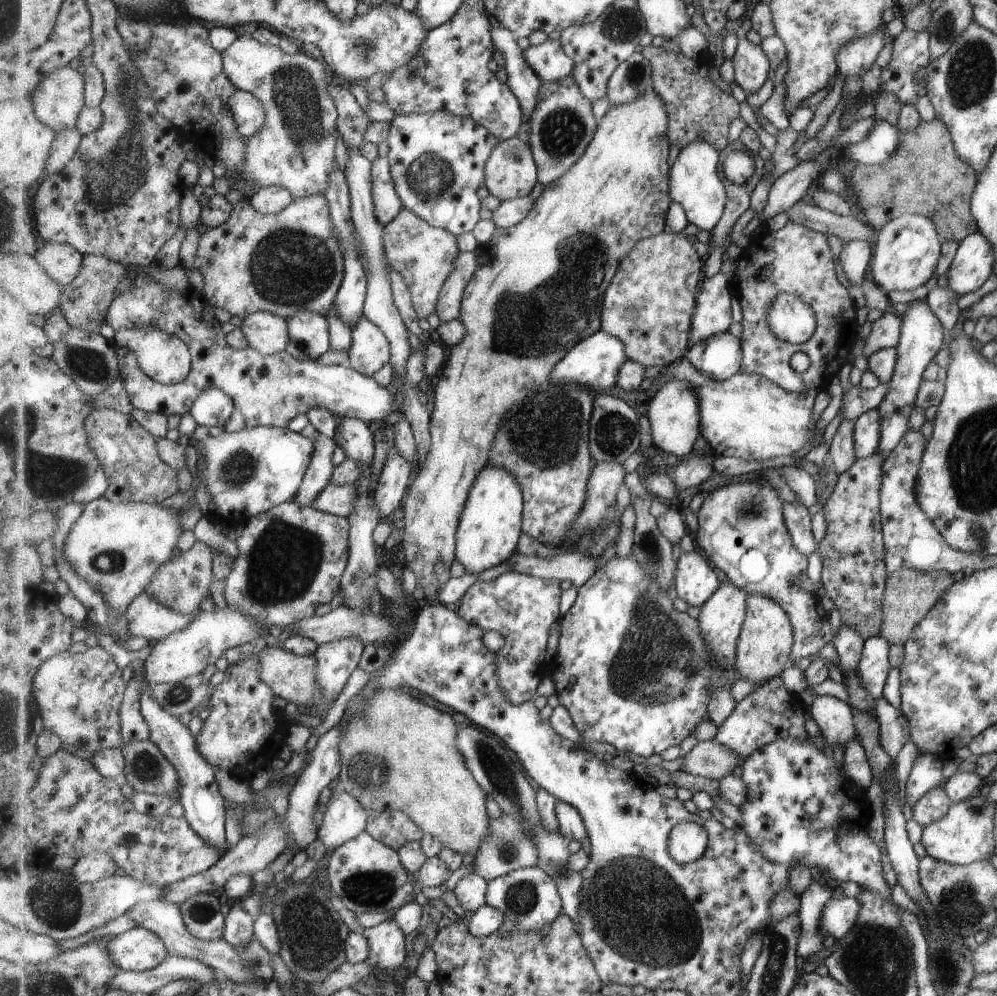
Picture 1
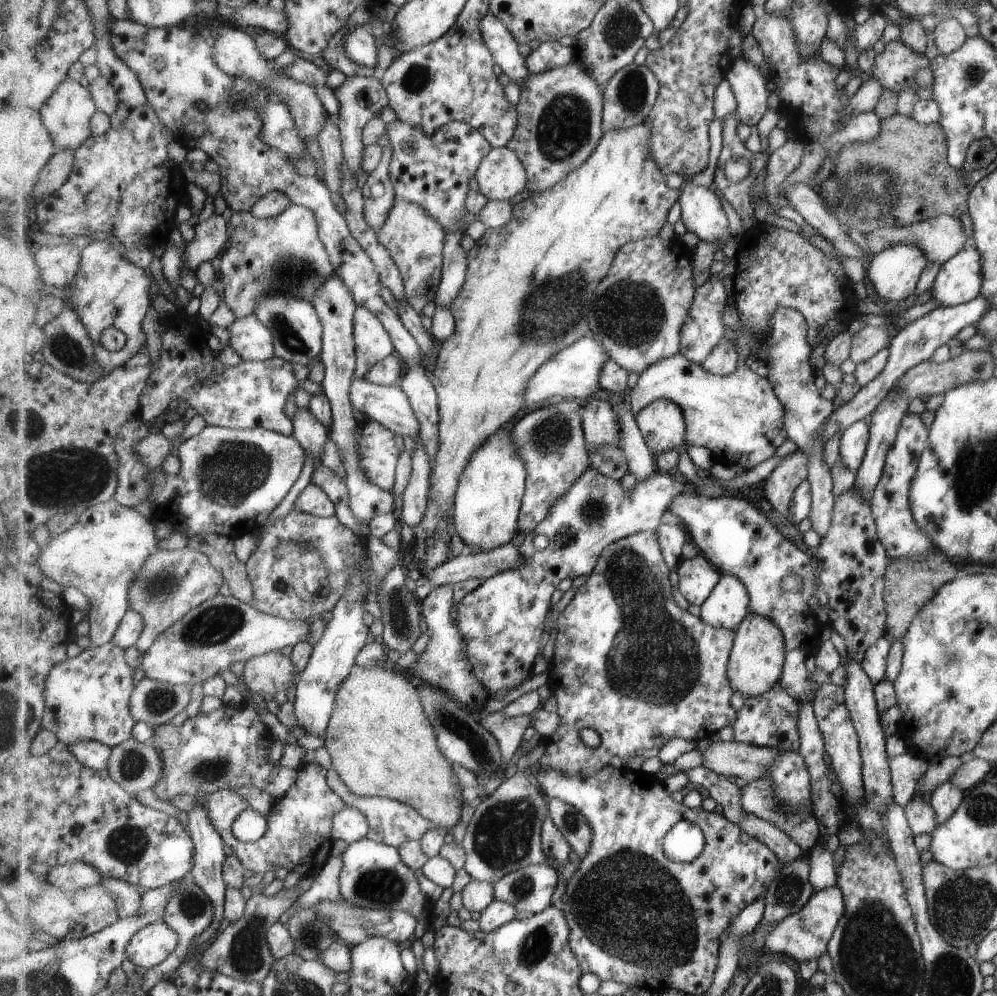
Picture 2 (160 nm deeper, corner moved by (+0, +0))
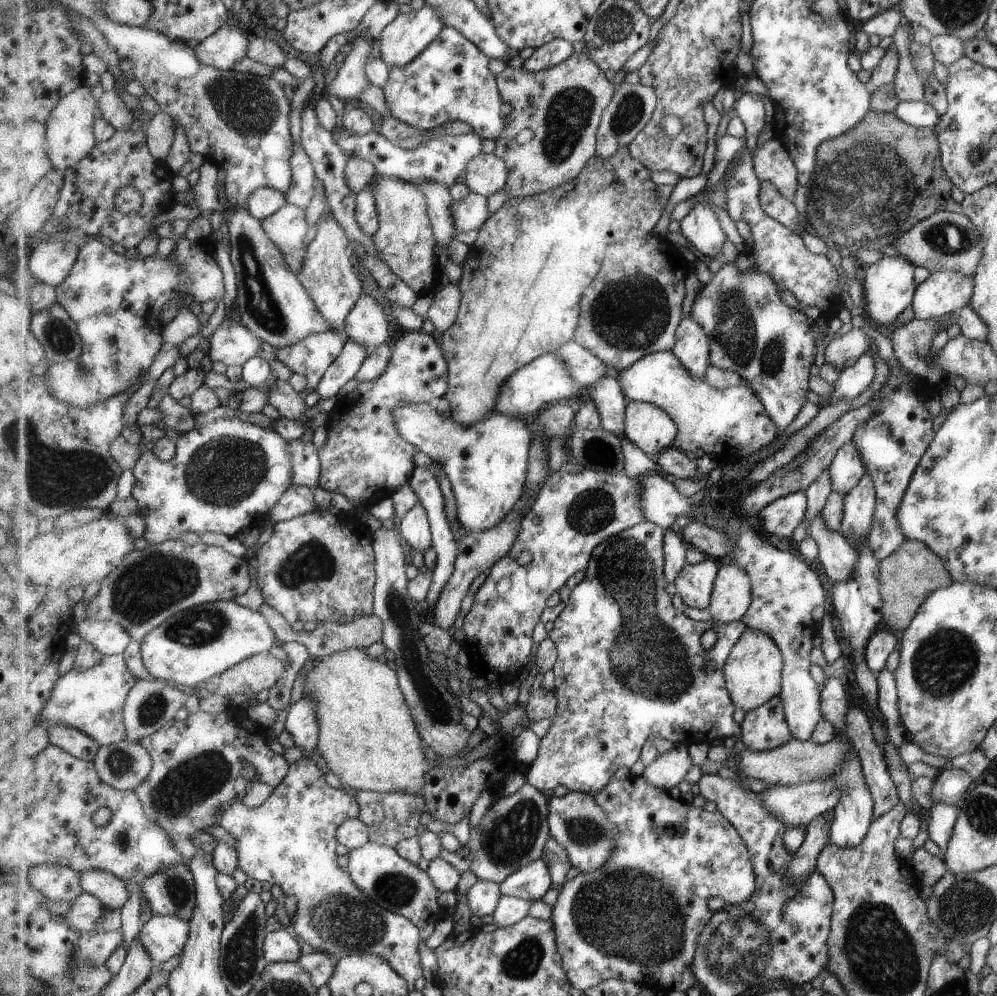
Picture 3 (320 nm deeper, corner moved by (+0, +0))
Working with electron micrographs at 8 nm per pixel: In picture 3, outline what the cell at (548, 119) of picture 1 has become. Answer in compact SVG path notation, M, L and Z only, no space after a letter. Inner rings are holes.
M575 51L566 61L555 65L553 68L548 68L539 72L531 72L527 70L524 66L515 69L509 66L498 74L497 82L500 86L500 91L502 92L502 97L505 102L511 104L512 111L504 118L505 128L504 133L495 141L494 153L501 157L508 164L509 167L509 178L508 183L505 186L505 192L507 192L507 198L511 197L528 197L539 193L547 192L548 190L557 188L570 180L576 179L577 176L581 174L589 160L596 156L597 150L597 133L599 132L600 124L602 123L602 118L604 112L607 110L609 103L612 102L612 98L616 93L617 85L612 81L607 80L605 76L605 71L590 57L585 51Z

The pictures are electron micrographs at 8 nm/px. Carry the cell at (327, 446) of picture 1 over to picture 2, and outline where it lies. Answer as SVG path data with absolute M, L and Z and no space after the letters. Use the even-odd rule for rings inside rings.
M309 406L297 408L293 422L292 435L316 458L316 468L321 465L320 452L330 435L328 428L318 419Z

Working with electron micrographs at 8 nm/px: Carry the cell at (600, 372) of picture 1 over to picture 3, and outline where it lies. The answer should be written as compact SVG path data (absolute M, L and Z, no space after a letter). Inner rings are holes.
M550 352L538 356L531 363L525 364L521 370L509 376L507 384L502 384L500 398L497 399L495 410L513 415L514 417L529 416L541 412L544 408L579 392L581 386L568 371L566 362L556 353Z

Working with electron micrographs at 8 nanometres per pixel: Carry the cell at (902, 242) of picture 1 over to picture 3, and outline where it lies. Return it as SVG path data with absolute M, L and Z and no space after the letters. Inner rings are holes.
M883 255L875 263L867 266L865 269L865 277L863 278L864 292L864 311L865 319L868 324L876 328L877 326L887 326L893 324L899 312L905 310L905 306L912 302L913 296L913 266L906 258L891 258Z

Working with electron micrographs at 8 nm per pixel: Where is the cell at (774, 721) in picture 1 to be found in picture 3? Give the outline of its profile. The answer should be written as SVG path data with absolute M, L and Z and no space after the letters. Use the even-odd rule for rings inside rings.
M781 695L745 714L741 740L754 751L770 751L794 738Z

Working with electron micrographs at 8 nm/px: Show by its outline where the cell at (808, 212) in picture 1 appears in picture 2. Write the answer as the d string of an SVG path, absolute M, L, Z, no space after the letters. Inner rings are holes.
M935 215L931 219L904 227L881 227L865 235L869 248L875 253L898 244L916 245L930 263L938 262L939 264L947 263L970 241L961 227L960 220L949 215Z

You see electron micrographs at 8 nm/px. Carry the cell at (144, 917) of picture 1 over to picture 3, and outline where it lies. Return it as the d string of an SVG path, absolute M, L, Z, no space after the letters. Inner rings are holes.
M88 870L82 874L82 887L109 908L120 909L129 898L129 890L116 874L101 870Z

